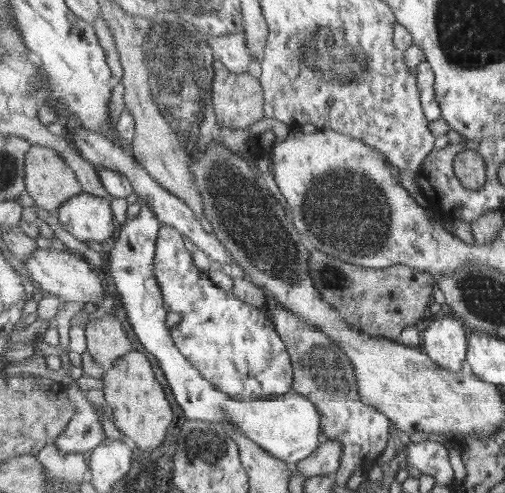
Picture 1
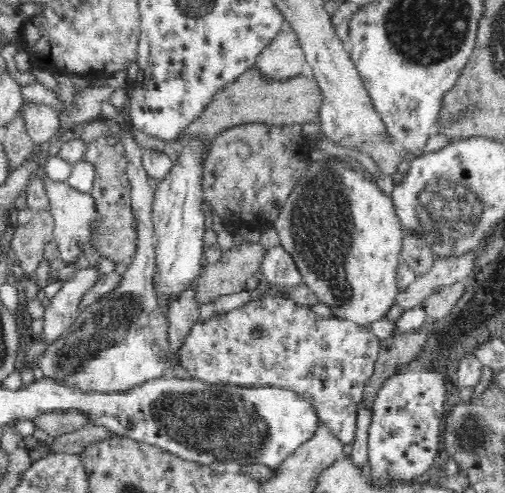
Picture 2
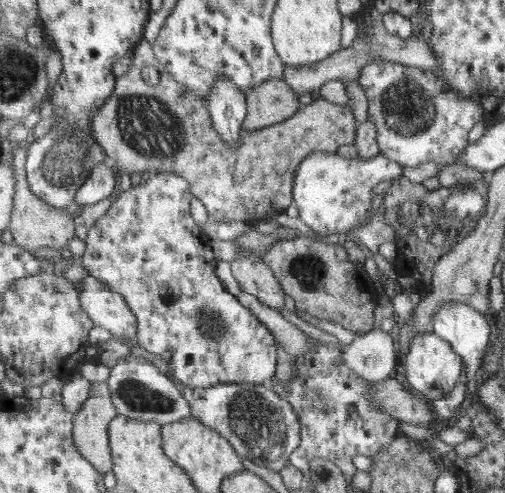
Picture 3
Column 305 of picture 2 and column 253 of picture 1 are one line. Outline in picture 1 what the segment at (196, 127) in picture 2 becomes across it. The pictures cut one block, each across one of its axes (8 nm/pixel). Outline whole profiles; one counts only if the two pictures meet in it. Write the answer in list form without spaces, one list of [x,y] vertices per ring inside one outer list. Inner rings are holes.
[[[215,60],[214,80],[214,108],[218,115],[218,124],[228,127],[247,129],[251,124],[265,118],[264,87],[261,86],[260,78],[255,78],[249,73],[234,73],[230,71],[221,60]]]

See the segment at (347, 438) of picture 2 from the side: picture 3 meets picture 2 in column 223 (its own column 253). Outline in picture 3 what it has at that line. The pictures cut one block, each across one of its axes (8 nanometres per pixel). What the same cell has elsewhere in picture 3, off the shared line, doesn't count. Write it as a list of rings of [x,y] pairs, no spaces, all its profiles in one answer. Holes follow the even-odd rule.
[[[165,171],[115,197],[111,208],[91,226],[82,256],[87,273],[124,295],[138,319],[137,340],[149,354],[167,360],[168,372],[184,388],[211,388],[227,383],[270,383],[277,366],[273,333],[231,294],[217,274],[215,254],[191,216],[192,189],[187,179]]]

